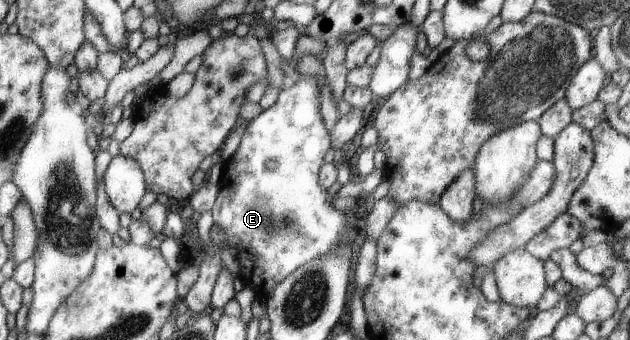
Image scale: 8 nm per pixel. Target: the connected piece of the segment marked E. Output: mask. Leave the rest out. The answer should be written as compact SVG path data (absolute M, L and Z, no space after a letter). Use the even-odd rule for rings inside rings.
M301 74L297 82L289 82L287 87L280 90L272 106L261 110L256 117L245 122L239 146L229 159L223 162L221 179L217 182L219 190L211 209L212 225L223 230L225 240L221 244L209 238L211 251L208 254L206 251L201 251L200 258L196 262L199 276L182 298L192 315L209 306L215 280L224 267L220 258L224 247L233 249L230 252L234 255L235 270L241 276L244 286L249 287L256 298L264 301L269 292L295 268L299 268L309 260L321 258L325 252L331 252L349 234L349 226L345 224L345 214L331 206L334 197L317 180L318 171L324 164L323 157L330 148L329 133L319 111L321 104L319 90L321 86L317 76ZM270 160L275 162L272 169L267 167Z

